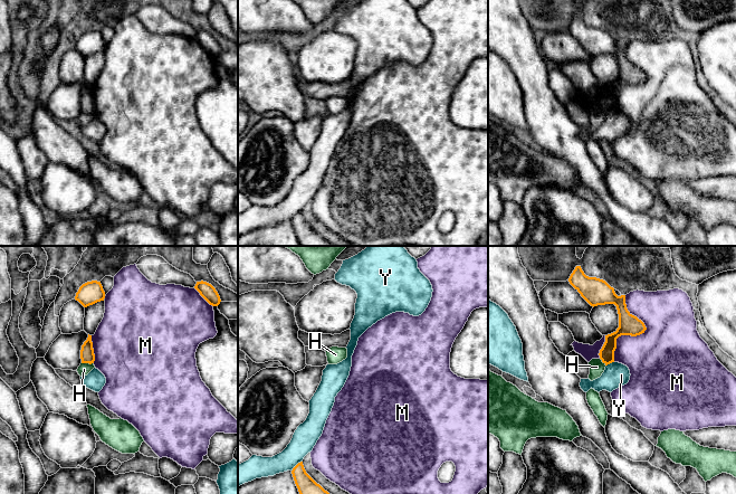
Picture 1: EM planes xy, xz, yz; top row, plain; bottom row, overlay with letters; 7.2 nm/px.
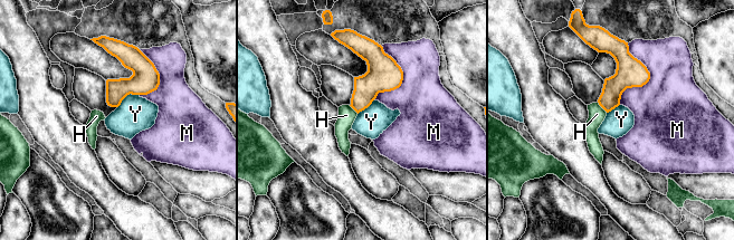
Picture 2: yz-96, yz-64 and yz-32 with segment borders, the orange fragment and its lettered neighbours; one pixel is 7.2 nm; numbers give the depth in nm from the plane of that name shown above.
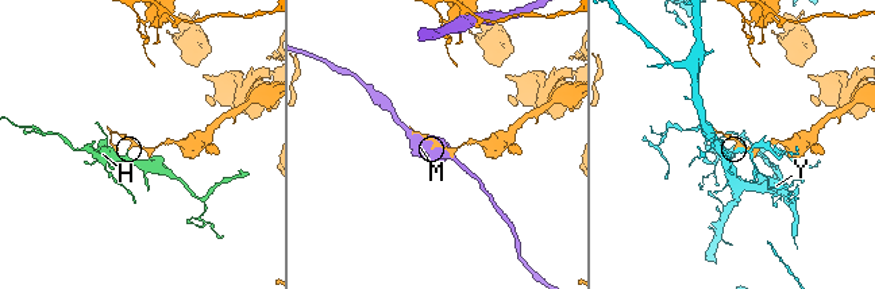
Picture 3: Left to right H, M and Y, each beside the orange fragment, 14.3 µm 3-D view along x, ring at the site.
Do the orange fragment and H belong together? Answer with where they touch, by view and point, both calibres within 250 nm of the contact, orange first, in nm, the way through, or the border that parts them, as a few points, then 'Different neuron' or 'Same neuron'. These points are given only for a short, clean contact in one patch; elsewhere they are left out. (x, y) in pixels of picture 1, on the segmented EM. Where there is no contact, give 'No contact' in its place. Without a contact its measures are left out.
Touches orange at xy (87, 362). Thickness 100 nm (orange) against 90 nm. Boundary: xy (82, 362), (93, 363). Different neuron

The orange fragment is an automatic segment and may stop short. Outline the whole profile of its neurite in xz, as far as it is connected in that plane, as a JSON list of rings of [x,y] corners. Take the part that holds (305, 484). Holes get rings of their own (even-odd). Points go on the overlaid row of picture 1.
[[[303,462],[293,468],[291,474],[299,494],[329,494],[306,473]]]

